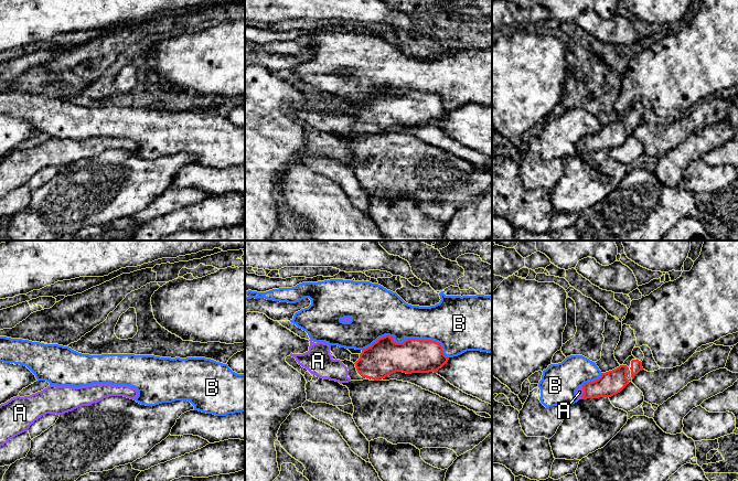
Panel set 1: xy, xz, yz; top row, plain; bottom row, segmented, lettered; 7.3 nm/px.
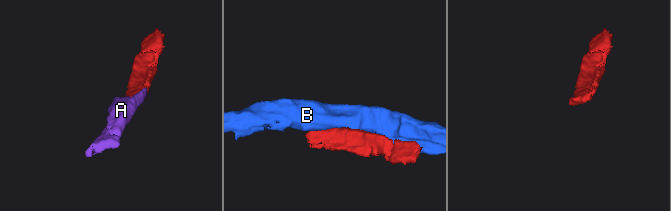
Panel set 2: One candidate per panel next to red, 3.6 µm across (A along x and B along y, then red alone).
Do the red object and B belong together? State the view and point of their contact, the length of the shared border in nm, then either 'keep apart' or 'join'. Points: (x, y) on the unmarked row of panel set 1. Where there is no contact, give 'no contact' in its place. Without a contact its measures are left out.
meets red in xz at (407, 92); contact 650 nm long; keep apart

